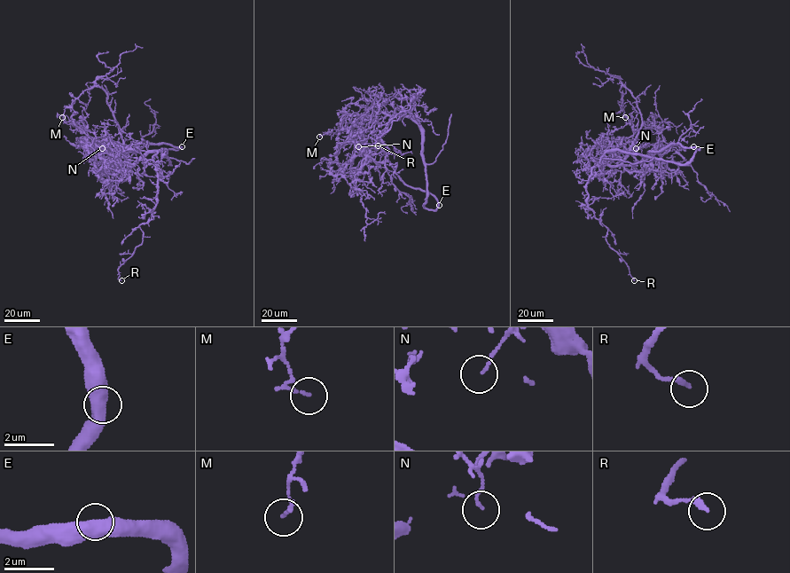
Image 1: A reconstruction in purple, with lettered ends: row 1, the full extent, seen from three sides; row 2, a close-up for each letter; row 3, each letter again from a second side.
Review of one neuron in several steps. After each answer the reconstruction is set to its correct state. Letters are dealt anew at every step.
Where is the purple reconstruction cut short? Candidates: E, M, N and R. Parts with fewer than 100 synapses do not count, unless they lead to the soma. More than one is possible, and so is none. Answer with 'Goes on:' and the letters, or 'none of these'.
Goes on: none of these

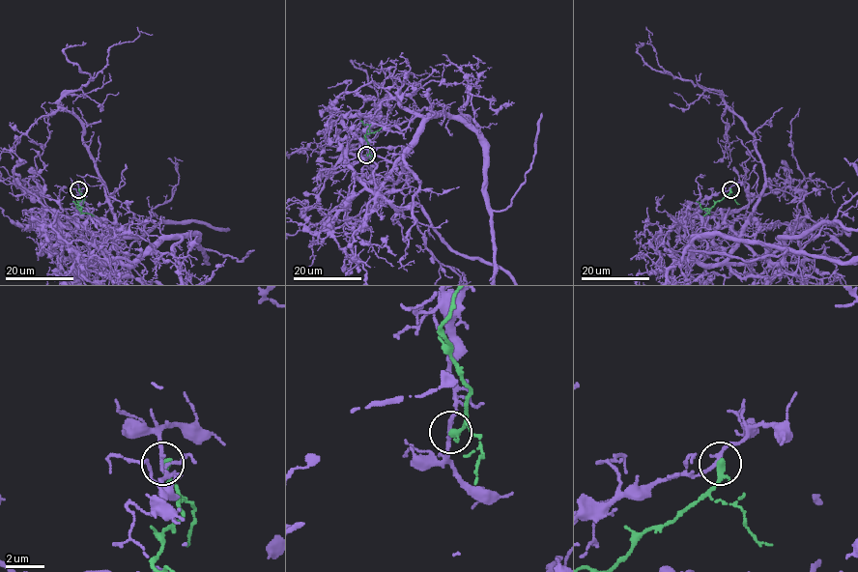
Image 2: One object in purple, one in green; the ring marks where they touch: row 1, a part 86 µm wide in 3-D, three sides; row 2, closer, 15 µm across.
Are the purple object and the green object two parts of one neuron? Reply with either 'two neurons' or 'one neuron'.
two neurons

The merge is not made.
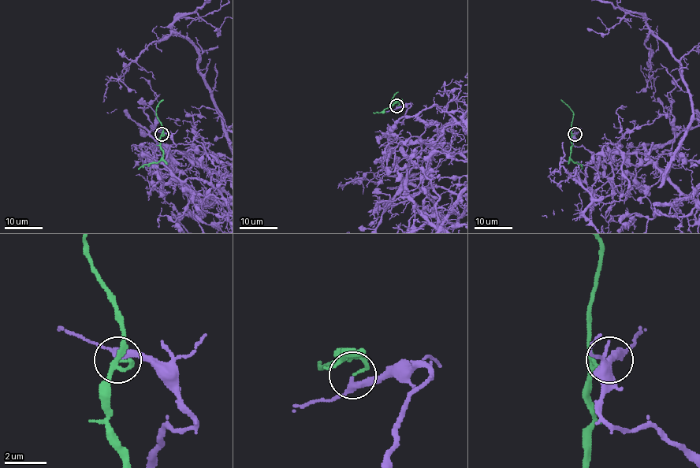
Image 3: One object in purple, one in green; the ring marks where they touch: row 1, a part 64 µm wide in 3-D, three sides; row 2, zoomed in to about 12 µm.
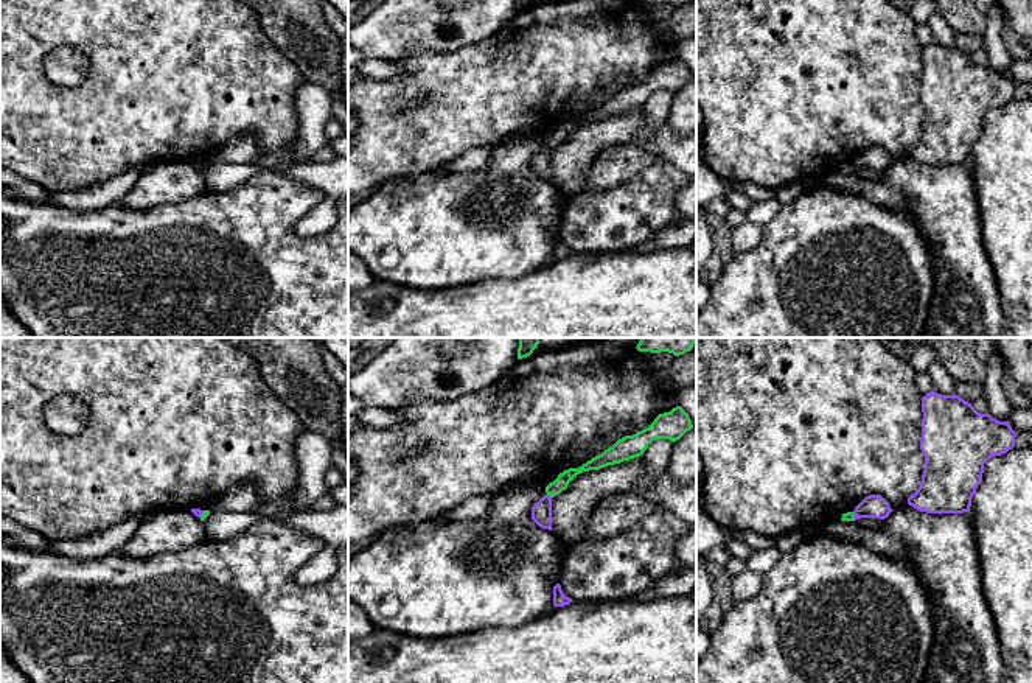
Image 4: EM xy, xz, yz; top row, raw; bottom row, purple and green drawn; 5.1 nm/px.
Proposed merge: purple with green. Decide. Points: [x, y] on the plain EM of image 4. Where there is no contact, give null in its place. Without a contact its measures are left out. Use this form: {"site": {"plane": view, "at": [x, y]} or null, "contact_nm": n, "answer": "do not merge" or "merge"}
{"site": {"plane": "xz", "at": [550, 148]}, "contact_nm": 40, "answer": "do not merge"}

